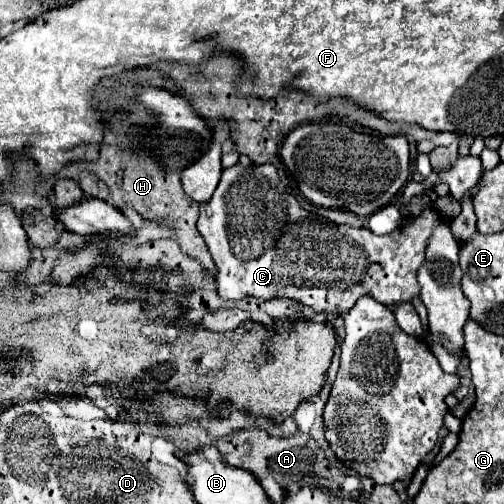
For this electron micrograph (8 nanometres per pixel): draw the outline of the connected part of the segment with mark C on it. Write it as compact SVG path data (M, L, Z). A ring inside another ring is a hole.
M240 163L238 165L232 165L228 169L222 169L222 177L220 177L220 183L214 191L214 195L210 197L210 201L206 203L200 203L200 217L198 217L198 231L200 235L204 237L206 245L208 245L208 251L212 253L212 259L216 263L216 269L218 269L218 293L220 297L224 299L240 299L244 295L250 295L250 297L258 297L258 299L272 299L272 297L290 297L290 299L296 299L296 301L302 301L304 305L312 307L314 311L326 311L326 313L334 313L338 311L340 315L346 315L350 311L350 307L354 305L356 299L360 299L362 295L370 293L376 301L384 303L386 307L392 307L394 303L404 303L404 301L412 301L412 297L416 297L420 293L420 285L416 281L416 271L420 267L420 263L424 261L424 249L426 249L426 239L430 237L434 225L440 221L440 213L438 211L426 211L424 215L420 215L416 221L404 221L398 229L394 229L392 233L388 235L376 235L372 233L370 229L366 227L350 227L350 225L334 225L318 215L312 215L310 211L306 211L302 205L298 205L296 197L292 193L286 191L284 183L280 181L278 177L278 171L274 165L248 165L248 167L242 167Z

